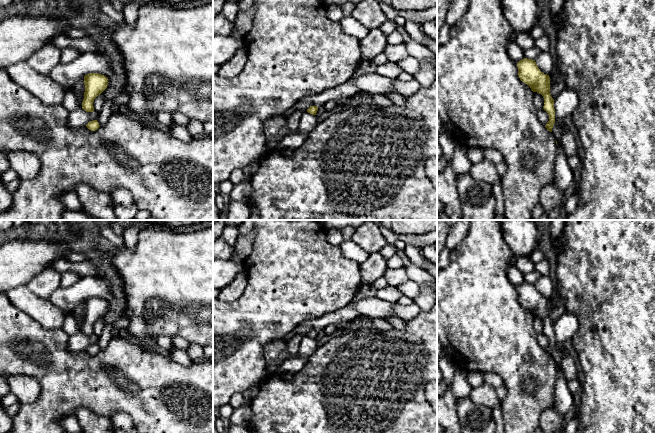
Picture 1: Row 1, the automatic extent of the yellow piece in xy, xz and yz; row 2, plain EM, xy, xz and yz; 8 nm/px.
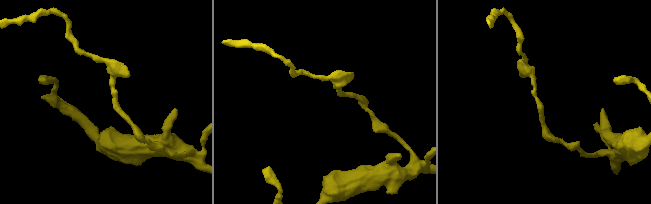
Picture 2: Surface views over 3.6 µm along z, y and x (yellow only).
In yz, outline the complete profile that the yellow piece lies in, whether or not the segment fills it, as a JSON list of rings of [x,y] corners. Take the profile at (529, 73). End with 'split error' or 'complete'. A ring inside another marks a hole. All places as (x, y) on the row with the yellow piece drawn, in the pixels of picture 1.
[[[524,58],[517,63],[518,76],[527,84],[533,92],[541,94],[544,98],[543,109],[549,115],[549,121],[545,125],[552,132],[555,123],[554,99],[550,94],[550,77],[538,68],[535,60]]] | complete

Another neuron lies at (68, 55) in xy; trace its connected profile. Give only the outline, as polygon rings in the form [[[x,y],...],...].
[[[63,48],[60,55],[60,63],[70,63],[76,60],[81,55],[81,52],[74,48]]]

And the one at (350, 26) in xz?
[[[344,16],[340,24],[345,34],[356,37],[358,40],[364,39],[370,31],[352,16]]]

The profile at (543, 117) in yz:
[[[542,108],[542,109],[537,109],[536,115],[538,117],[538,120],[543,124],[546,125],[547,122],[549,121],[549,115],[548,113]]]

